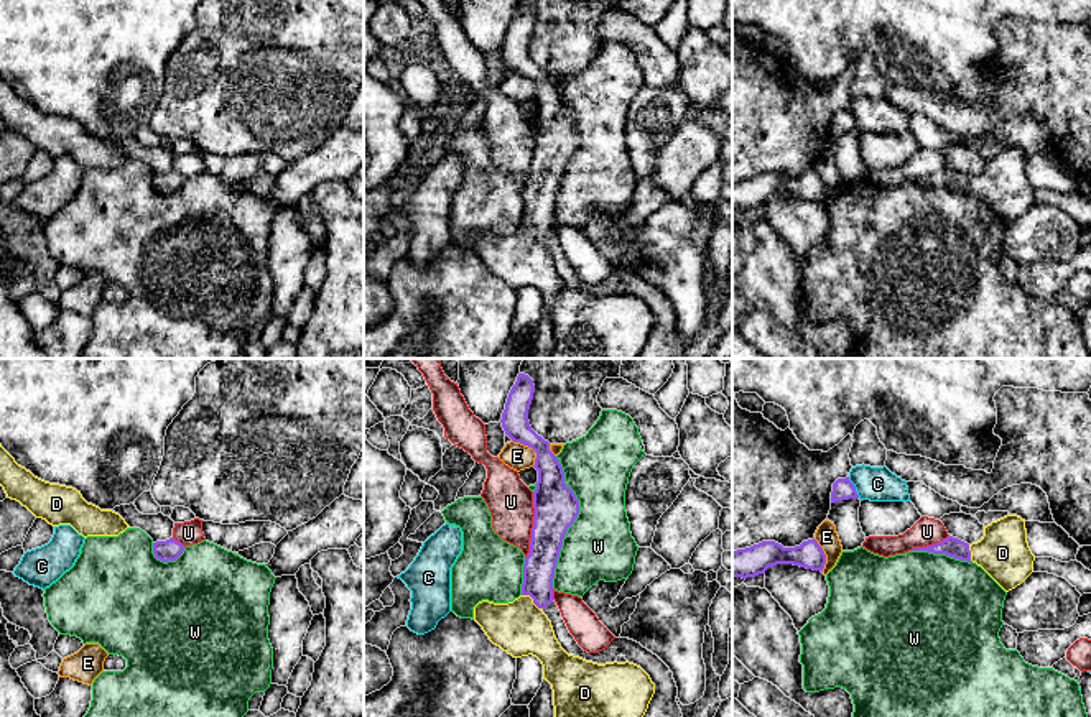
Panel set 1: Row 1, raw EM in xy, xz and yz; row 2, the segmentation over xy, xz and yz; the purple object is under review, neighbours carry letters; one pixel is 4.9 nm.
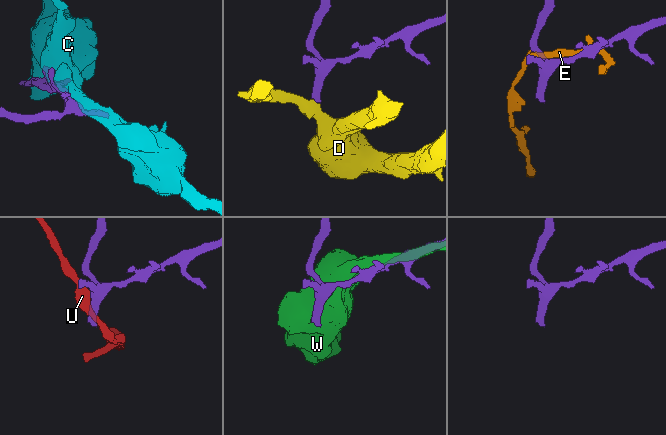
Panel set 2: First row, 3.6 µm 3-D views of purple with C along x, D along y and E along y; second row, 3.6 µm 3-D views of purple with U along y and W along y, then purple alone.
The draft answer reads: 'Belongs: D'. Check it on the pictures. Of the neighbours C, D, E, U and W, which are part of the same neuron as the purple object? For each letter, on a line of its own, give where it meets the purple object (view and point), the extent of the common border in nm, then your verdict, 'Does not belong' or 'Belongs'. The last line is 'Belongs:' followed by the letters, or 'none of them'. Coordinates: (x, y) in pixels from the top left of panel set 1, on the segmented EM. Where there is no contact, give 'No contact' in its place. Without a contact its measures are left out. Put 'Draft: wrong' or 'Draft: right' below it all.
C: Touches purple at yz (854, 489). Shared border 140 nm. Does not belong
D: Touches purple at xz (532, 597). Shared border 120 nm. Belongs
E: Touches purple at xz (530, 446). Shared border 170 nm. Does not belong
U: Touches purple at xz (533, 525). Shared border 340 nm. Does not belong
W: Touches purple at xz (573, 522). Shared border 650 nm. Does not belong
Belongs: D
Draft: right

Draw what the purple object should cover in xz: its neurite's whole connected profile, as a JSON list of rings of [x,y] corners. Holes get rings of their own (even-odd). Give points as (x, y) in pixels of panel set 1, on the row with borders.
[[[518,373],[500,419],[513,442],[536,452],[535,516],[522,595],[508,604],[479,602],[474,620],[494,645],[513,658],[533,655],[541,661],[543,679],[553,689],[555,717],[643,717],[655,694],[650,676],[629,661],[597,664],[568,655],[543,613],[555,600],[555,569],[564,534],[579,515],[579,500],[564,483],[563,467],[550,442],[530,426],[533,393],[533,380]]]

